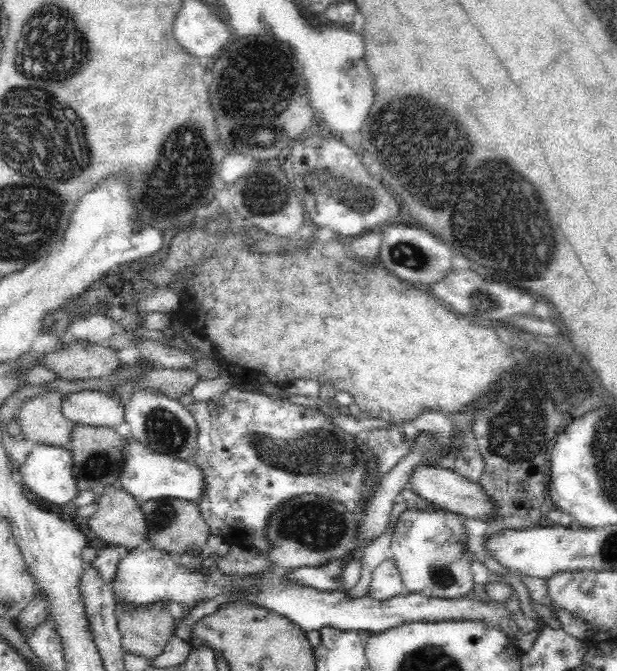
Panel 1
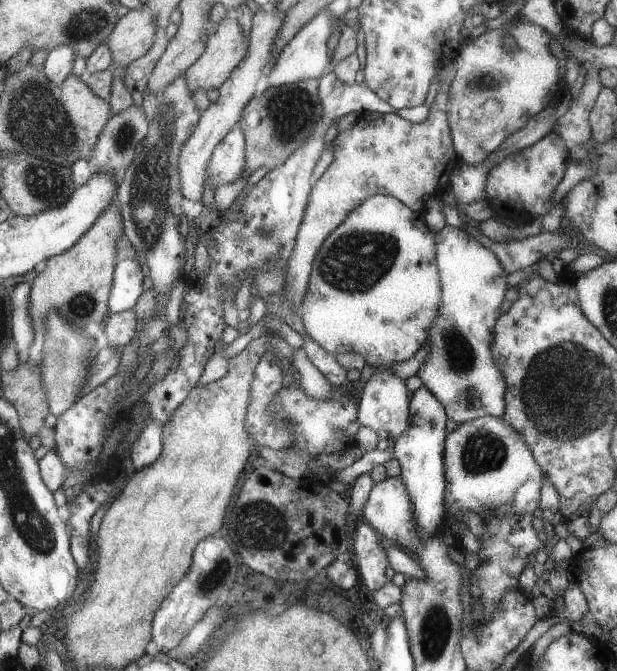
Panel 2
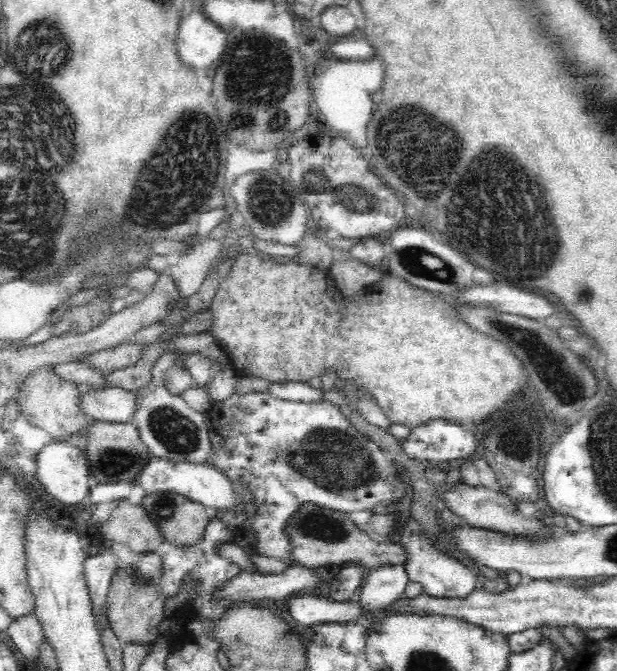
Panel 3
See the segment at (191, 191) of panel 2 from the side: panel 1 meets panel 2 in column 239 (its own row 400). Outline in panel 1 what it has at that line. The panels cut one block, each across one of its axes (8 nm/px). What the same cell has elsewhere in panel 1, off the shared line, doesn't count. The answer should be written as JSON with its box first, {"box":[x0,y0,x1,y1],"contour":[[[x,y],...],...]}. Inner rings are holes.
{"box":[61,390,124,428],"contour":[[[82,390],[63,396],[61,412],[73,426],[114,428],[122,424],[124,399],[100,391]]]}

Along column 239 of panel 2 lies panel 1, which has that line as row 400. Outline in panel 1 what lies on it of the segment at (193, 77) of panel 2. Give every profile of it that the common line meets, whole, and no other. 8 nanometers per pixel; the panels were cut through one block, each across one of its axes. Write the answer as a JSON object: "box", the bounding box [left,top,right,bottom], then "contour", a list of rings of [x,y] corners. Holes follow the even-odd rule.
{"box":[16,392,73,448],"contour":[[[54,392],[28,399],[16,418],[21,433],[36,445],[64,448],[73,424],[61,412],[62,400],[63,396]]]}

